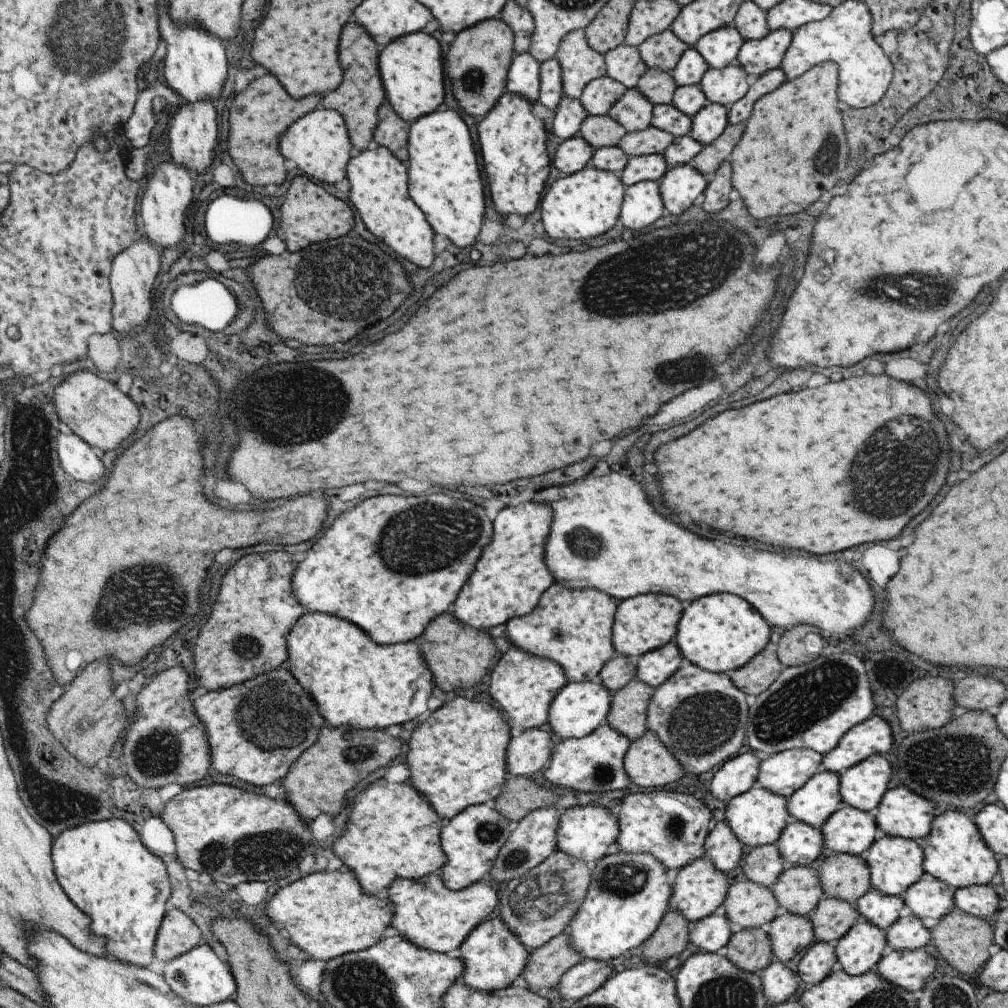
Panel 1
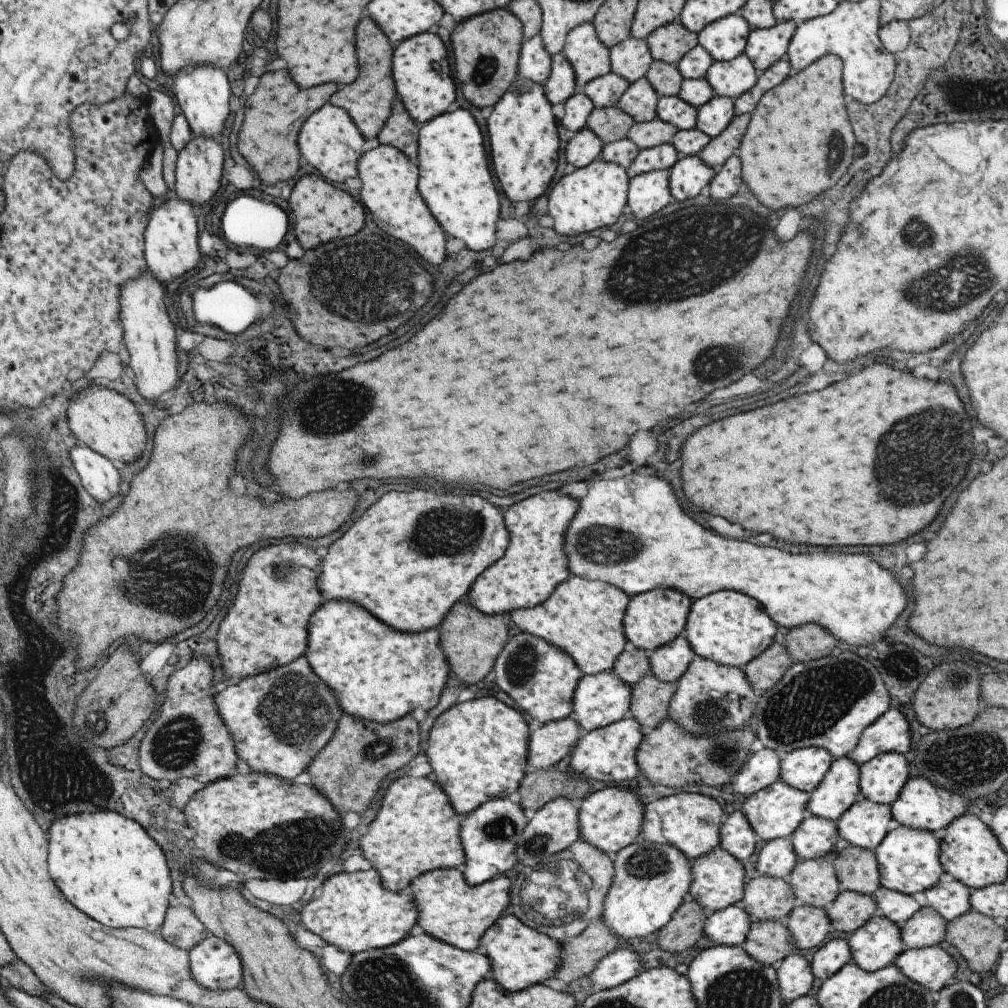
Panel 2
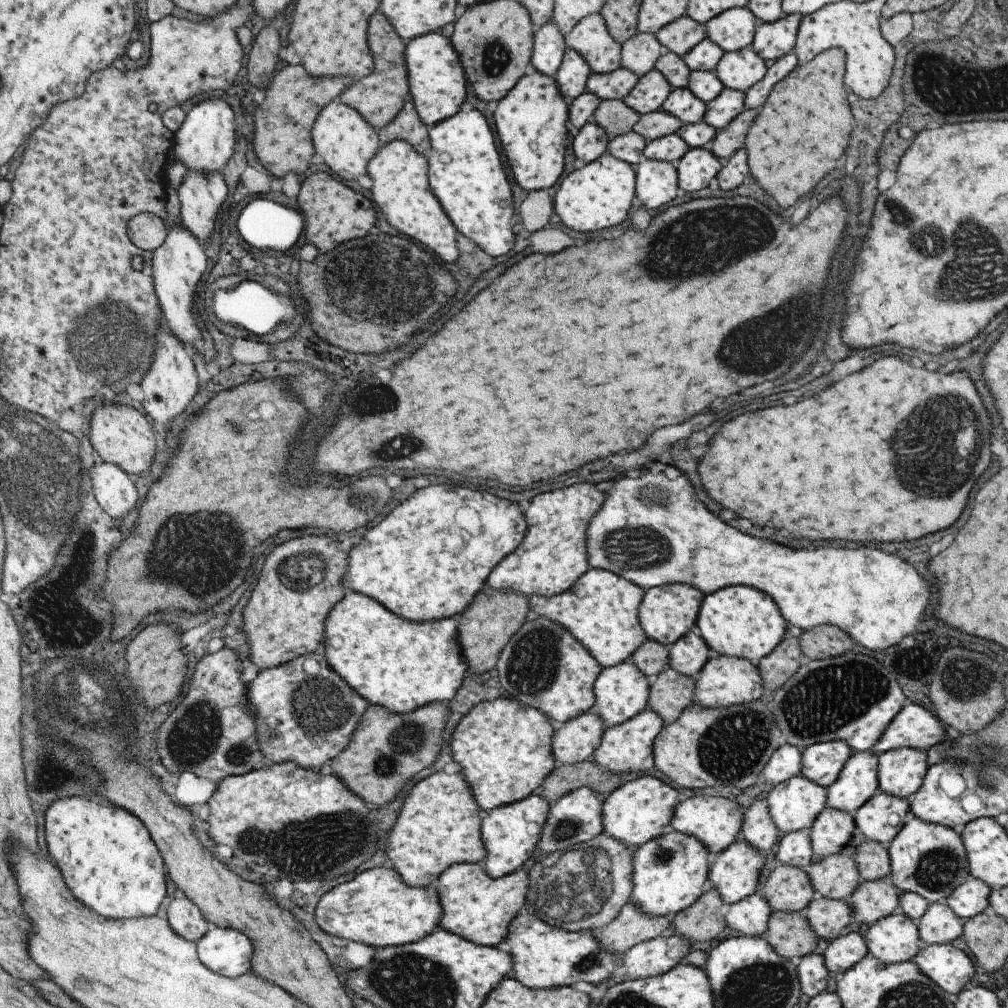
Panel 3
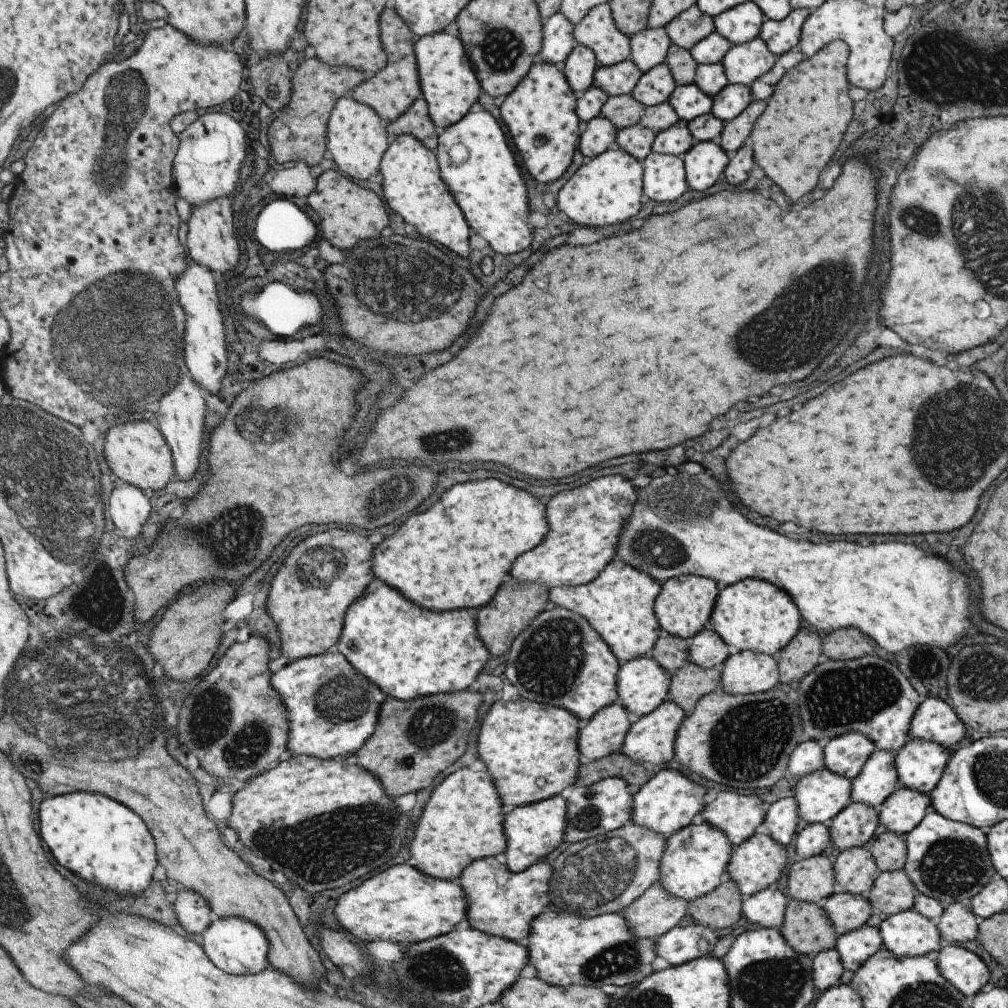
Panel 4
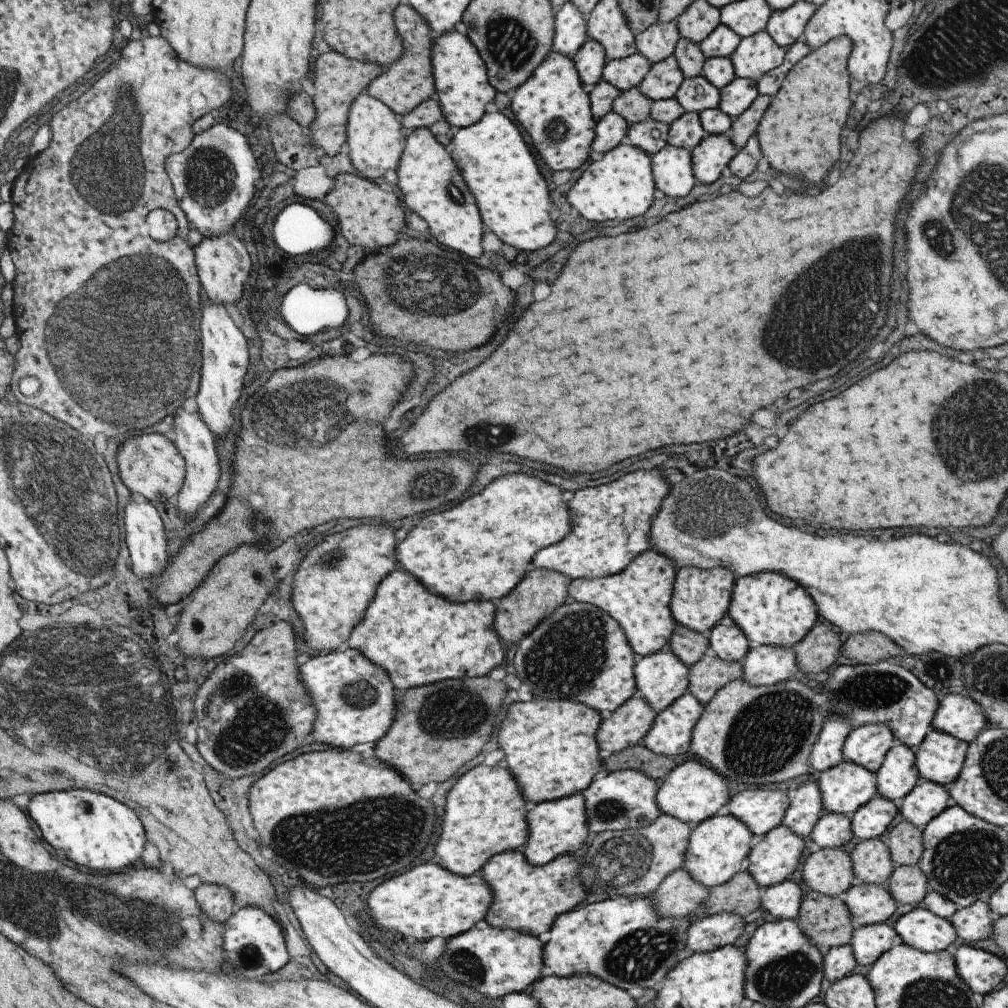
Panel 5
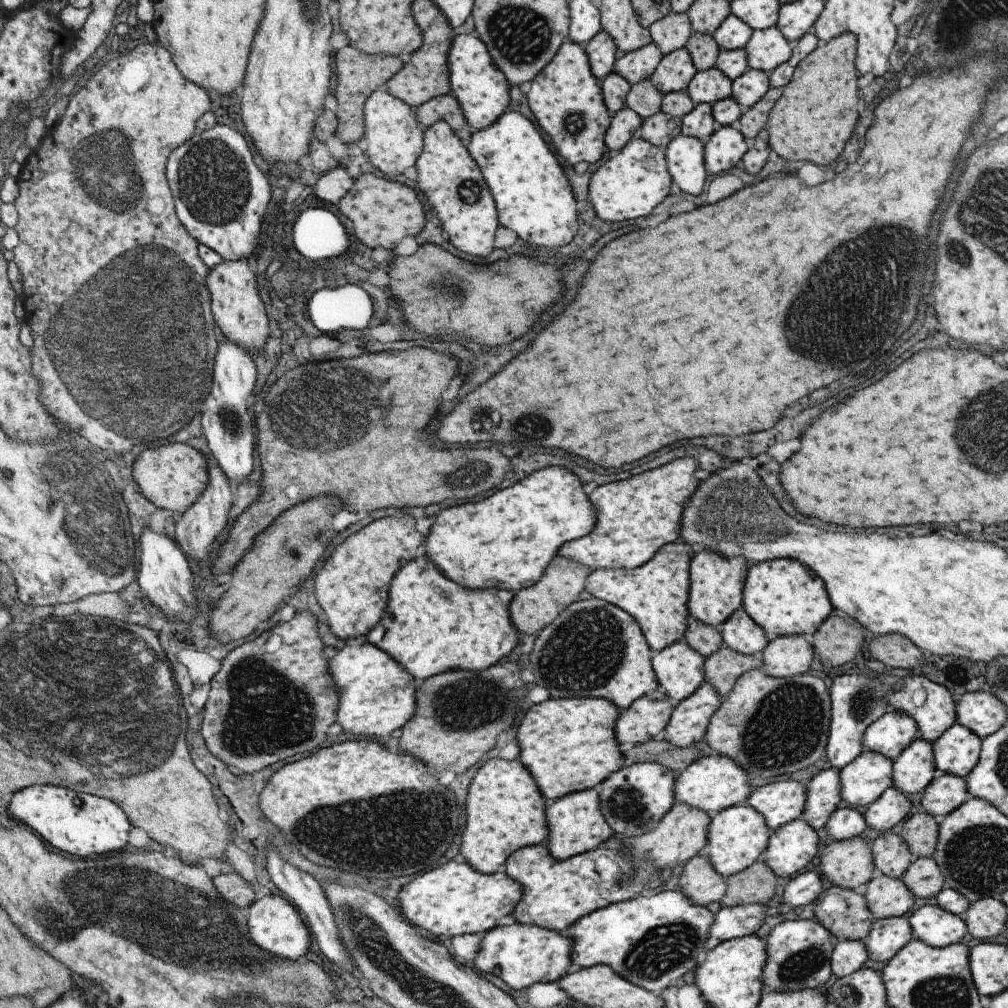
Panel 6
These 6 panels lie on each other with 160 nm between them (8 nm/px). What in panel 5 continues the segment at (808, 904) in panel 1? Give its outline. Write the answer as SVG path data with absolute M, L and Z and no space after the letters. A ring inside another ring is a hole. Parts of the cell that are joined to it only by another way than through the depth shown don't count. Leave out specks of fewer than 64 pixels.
M877 837L855 844L853 850L848 855L854 880L861 884L884 884L889 879L889 874L891 874L895 868L895 865L889 860L887 846L883 844L882 840L878 840Z

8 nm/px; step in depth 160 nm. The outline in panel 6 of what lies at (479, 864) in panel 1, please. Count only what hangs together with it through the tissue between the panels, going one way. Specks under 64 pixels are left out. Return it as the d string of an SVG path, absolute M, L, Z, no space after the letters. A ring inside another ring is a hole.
M596 788L566 794L548 802L544 811L549 829L545 844L555 860L568 859L602 845L611 845L614 839L615 833L611 832L610 826L601 814Z

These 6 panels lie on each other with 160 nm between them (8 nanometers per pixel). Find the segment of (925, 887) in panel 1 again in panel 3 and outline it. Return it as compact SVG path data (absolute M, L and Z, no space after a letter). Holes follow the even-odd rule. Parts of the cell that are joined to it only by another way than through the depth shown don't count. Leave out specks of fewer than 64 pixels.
M968 876L945 900L948 907L962 919L989 911L988 894L991 888L982 880Z

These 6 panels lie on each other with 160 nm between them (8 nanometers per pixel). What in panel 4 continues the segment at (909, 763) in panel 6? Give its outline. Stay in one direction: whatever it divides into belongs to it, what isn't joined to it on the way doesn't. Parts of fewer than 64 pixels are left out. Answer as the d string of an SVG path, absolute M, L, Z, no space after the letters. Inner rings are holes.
M874 750L864 762L856 777L851 779L850 797L853 803L865 803L876 807L880 805L900 785L894 770L894 754L886 750Z

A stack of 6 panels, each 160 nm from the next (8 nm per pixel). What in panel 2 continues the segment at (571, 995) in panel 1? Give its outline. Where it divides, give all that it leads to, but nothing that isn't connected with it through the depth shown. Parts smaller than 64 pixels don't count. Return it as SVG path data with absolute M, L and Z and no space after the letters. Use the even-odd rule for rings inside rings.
M621 947L607 953L589 974L592 990L616 987L637 976L637 969L642 967L638 955L637 951Z

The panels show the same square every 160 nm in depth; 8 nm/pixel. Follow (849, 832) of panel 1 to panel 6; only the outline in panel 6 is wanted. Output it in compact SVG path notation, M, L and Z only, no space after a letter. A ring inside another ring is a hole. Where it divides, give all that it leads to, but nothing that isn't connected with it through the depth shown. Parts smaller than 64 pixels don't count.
M947 773L935 775L922 792L918 800L921 810L937 820L969 798L965 778Z

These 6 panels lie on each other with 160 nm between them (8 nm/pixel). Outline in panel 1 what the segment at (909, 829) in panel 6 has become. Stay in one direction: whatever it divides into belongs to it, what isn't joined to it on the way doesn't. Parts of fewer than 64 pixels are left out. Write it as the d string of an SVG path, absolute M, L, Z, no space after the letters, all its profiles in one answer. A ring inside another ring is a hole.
M831 854L819 864L817 878L825 897L851 905L870 890L869 870L862 856Z

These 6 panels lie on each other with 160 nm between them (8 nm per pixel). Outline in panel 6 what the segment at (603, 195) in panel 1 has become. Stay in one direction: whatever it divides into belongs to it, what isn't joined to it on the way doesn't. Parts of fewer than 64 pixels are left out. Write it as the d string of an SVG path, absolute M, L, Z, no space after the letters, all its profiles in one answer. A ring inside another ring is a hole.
M637 134L612 158L599 166L591 176L588 184L588 198L592 207L601 220L607 222L623 222L635 220L639 216L651 214L651 210L669 194L672 180L666 160L664 149L653 146Z

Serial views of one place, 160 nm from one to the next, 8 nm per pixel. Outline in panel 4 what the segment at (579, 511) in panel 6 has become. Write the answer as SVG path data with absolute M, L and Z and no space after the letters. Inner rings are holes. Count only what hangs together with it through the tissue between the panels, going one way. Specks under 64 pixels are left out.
M495 478L457 484L447 490L433 506L409 516L399 530L376 545L370 557L375 579L399 591L410 603L427 610L481 608L497 592L513 560L525 550L536 547L549 532L545 506L531 494Z

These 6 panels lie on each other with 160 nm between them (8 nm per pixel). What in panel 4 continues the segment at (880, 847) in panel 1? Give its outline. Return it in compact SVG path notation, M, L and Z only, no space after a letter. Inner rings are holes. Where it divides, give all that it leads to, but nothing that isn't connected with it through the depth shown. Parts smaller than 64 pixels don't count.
M927 808L923 818L904 837L905 874L917 892L938 900L943 908L953 903L970 904L974 897L996 875L991 866L985 830L952 821Z

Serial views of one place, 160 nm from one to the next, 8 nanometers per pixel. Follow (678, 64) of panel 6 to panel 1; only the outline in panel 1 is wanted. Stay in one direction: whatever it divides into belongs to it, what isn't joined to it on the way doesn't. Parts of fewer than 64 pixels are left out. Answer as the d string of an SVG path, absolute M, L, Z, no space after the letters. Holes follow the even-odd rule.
M635 87L625 90L625 94L611 106L607 116L625 128L626 133L639 132L650 126L653 105L647 98L641 98Z

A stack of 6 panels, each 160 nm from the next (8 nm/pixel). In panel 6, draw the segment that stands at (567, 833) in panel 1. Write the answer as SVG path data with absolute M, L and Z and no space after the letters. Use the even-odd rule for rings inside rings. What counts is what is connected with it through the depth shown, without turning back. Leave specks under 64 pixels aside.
M711 754L696 758L682 773L675 776L674 800L701 809L709 815L718 813L727 807L743 804L755 789L749 785L750 776L725 755Z

